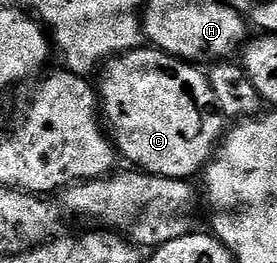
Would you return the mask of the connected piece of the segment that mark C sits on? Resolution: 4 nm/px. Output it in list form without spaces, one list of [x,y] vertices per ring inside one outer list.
[[[140,46],[132,52],[108,59],[102,65],[102,72],[103,81],[97,84],[101,116],[106,131],[117,145],[118,155],[131,163],[128,165],[148,172],[151,176],[185,181],[190,181],[191,176],[198,177],[211,163],[217,145],[225,135],[225,117],[216,105],[208,73],[202,67],[178,60],[176,56],[150,46]]]

